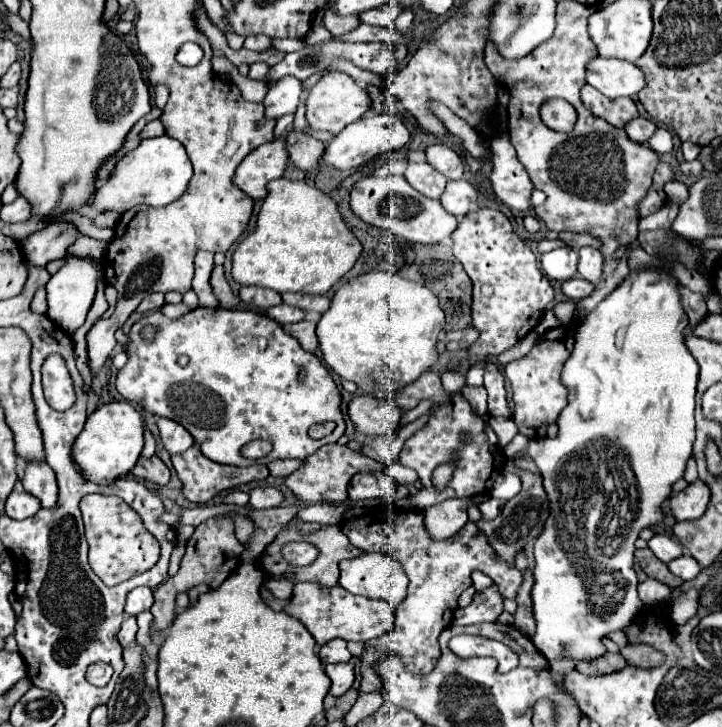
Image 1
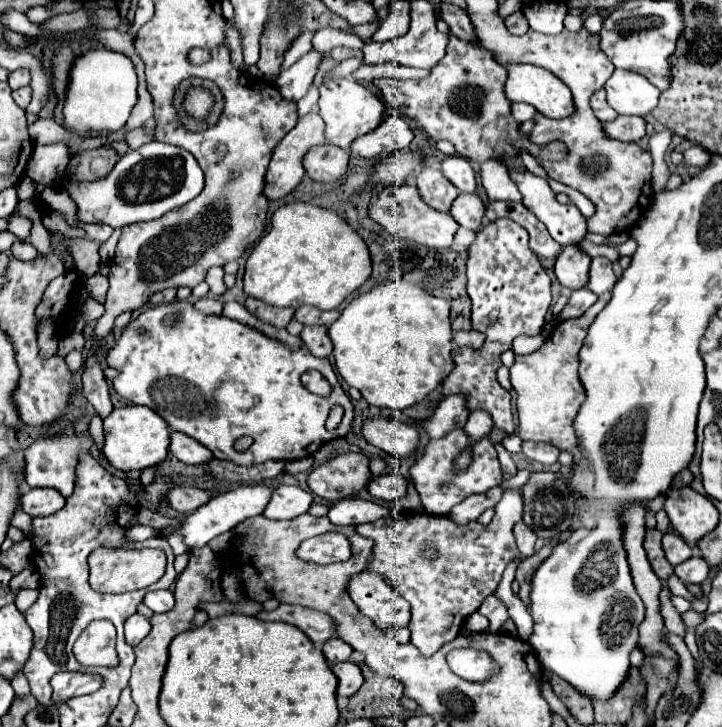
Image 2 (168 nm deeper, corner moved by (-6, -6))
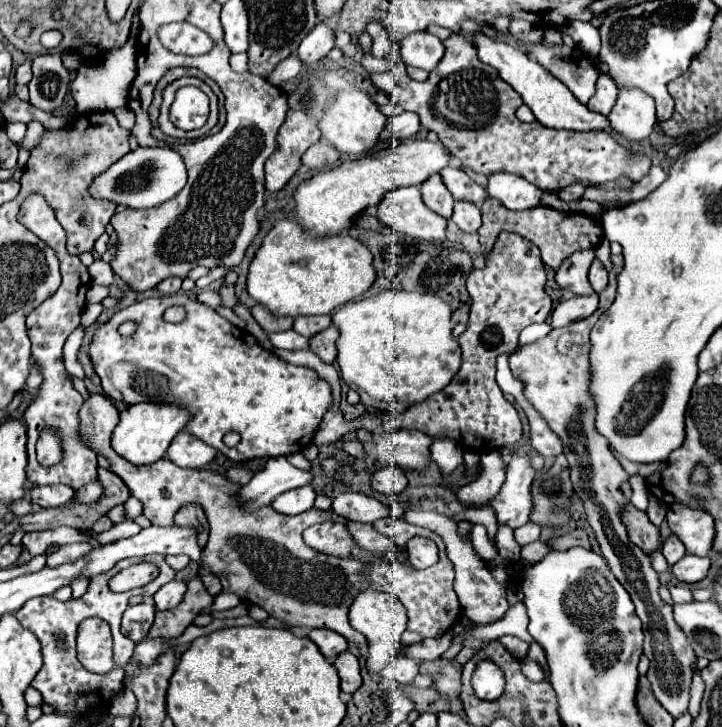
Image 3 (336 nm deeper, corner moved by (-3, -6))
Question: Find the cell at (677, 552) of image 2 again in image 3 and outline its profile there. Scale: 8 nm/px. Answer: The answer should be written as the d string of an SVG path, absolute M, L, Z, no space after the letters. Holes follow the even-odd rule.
M670 535L662 545L662 553L664 553L668 565L674 565L676 561L680 561L686 555L686 547L676 535Z

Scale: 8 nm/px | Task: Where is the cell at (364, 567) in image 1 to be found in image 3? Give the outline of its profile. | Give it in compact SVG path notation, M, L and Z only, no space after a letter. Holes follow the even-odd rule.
M364 591L360 593L352 607L350 607L350 623L356 631L360 631L366 641L368 641L368 671L378 675L382 673L390 661L398 655L400 647L402 647L402 633L406 631L406 607L396 599L396 595L386 593L386 591Z

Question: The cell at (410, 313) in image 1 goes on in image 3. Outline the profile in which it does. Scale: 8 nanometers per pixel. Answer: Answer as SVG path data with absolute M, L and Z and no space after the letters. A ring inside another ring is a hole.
M384 291L380 295L348 303L340 307L332 319L340 329L338 365L342 379L360 395L360 401L376 411L400 413L408 405L422 403L430 395L442 391L460 369L460 345L452 335L452 309L436 295L416 291Z

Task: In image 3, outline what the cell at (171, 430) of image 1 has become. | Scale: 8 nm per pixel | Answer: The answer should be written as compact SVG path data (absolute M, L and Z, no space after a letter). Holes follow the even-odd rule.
M180 431L170 443L166 457L184 469L202 469L216 457L216 449L206 445L202 439L192 437L188 431Z

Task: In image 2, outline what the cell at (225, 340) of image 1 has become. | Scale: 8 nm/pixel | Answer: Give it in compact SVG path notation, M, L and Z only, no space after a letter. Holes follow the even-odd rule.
M177 301L177 303L163 303L153 309L143 311L137 319L129 323L127 329L123 329L119 341L113 349L107 351L107 363L121 371L119 377L113 379L115 391L135 403L145 405L153 409L157 415L165 419L165 423L181 431L199 443L203 443L215 459L231 461L237 465L259 465L267 461L293 461L295 455L313 455L319 451L325 443L347 437L351 431L351 419L353 419L353 403L341 389L341 407L345 409L343 421L335 431L325 429L327 417L319 417L329 413L331 407L331 395L321 397L311 391L307 391L299 377L307 369L317 369L321 375L331 383L333 393L333 381L337 379L331 363L327 359L319 359L311 355L303 345L299 349L289 349L283 341L277 341L273 337L263 335L261 331L243 325L239 321L233 321L223 315L203 315L193 309L189 301ZM167 315L177 315L177 321L173 325L163 325L163 319ZM139 329L145 329L145 335L139 333ZM243 435L253 437L253 445L239 453L235 449L235 441Z

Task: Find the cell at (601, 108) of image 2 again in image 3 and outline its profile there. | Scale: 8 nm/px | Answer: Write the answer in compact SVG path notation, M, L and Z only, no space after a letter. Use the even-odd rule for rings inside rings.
M600 75L596 81L596 93L586 107L594 113L608 115L616 103L616 95L618 95L618 87L612 83L612 79L608 75Z

